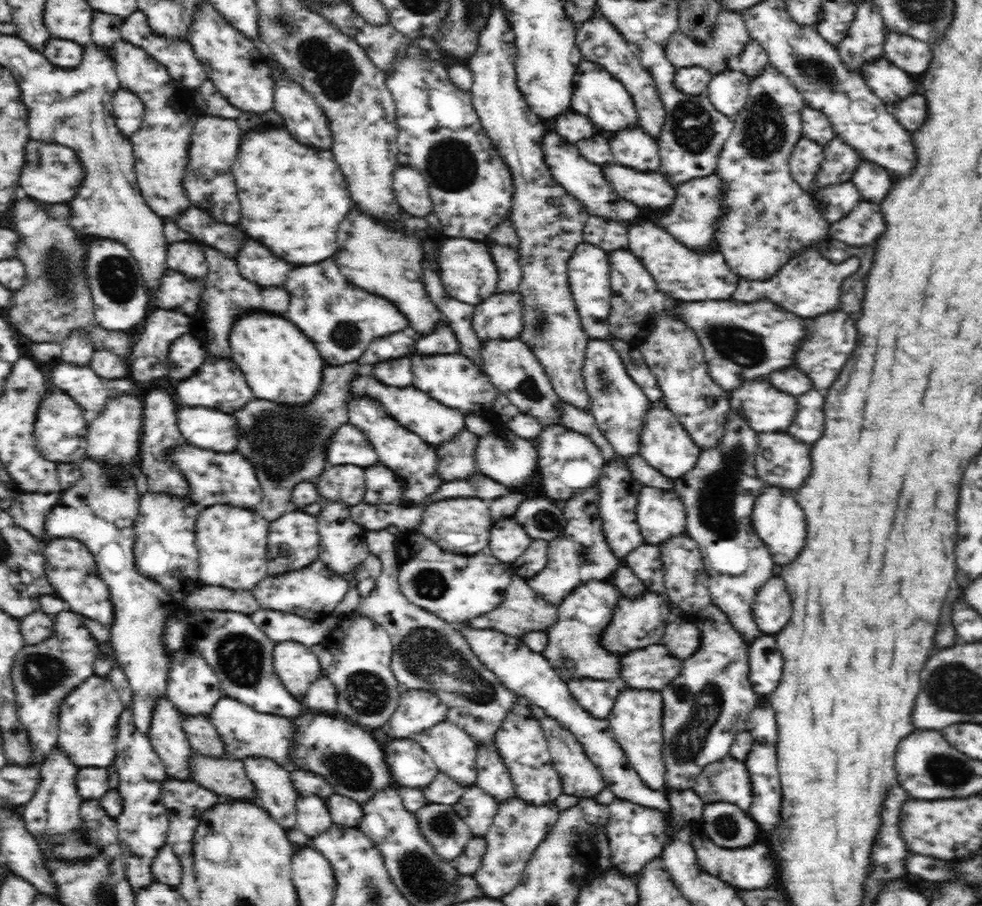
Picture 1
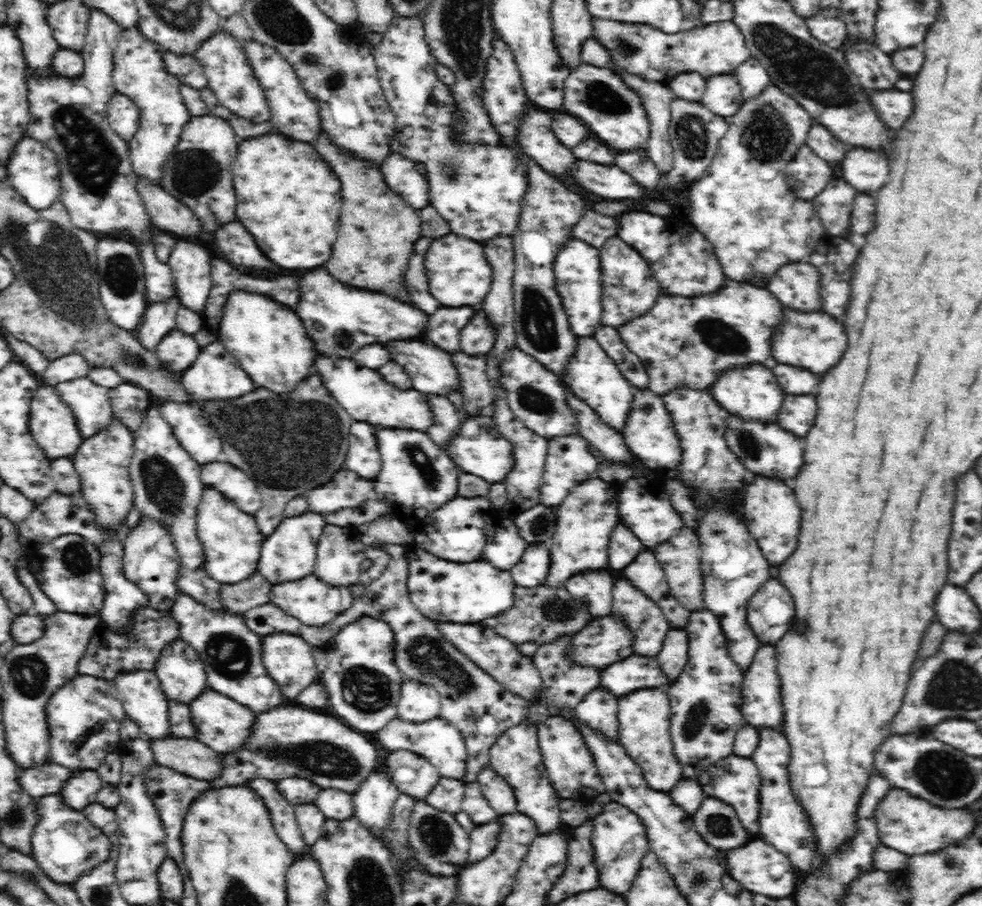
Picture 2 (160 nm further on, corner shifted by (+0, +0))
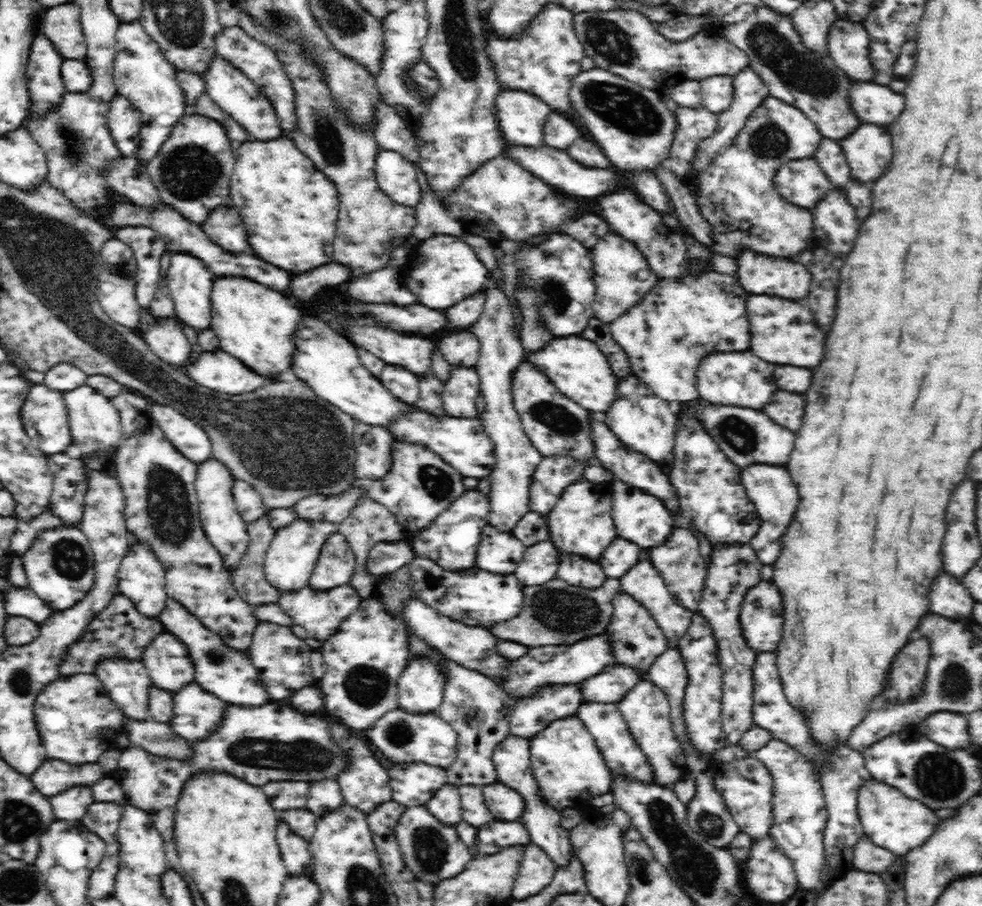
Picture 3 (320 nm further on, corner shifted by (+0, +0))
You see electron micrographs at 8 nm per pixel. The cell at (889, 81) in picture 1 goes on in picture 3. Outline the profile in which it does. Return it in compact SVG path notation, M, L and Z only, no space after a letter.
M836 18L828 28L826 53L852 80L872 81L874 68L870 65L869 42L862 23Z

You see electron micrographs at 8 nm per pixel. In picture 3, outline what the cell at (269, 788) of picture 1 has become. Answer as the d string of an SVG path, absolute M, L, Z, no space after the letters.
M278 824L277 843L280 844L282 858L286 858L286 868L290 868L288 876L309 875L311 865L309 841L294 833L290 826Z

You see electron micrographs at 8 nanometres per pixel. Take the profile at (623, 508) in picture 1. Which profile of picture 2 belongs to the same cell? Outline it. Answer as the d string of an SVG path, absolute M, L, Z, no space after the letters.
M618 522L609 542L608 570L610 572L623 570L638 556L638 553L645 549L640 539L634 536L624 523Z

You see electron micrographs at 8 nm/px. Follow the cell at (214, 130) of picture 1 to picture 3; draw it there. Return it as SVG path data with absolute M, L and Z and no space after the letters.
M194 113L185 115L174 126L169 140L157 156L143 166L164 204L180 210L190 222L204 224L218 204L228 202L228 184L234 168L234 152L225 128L214 119Z

